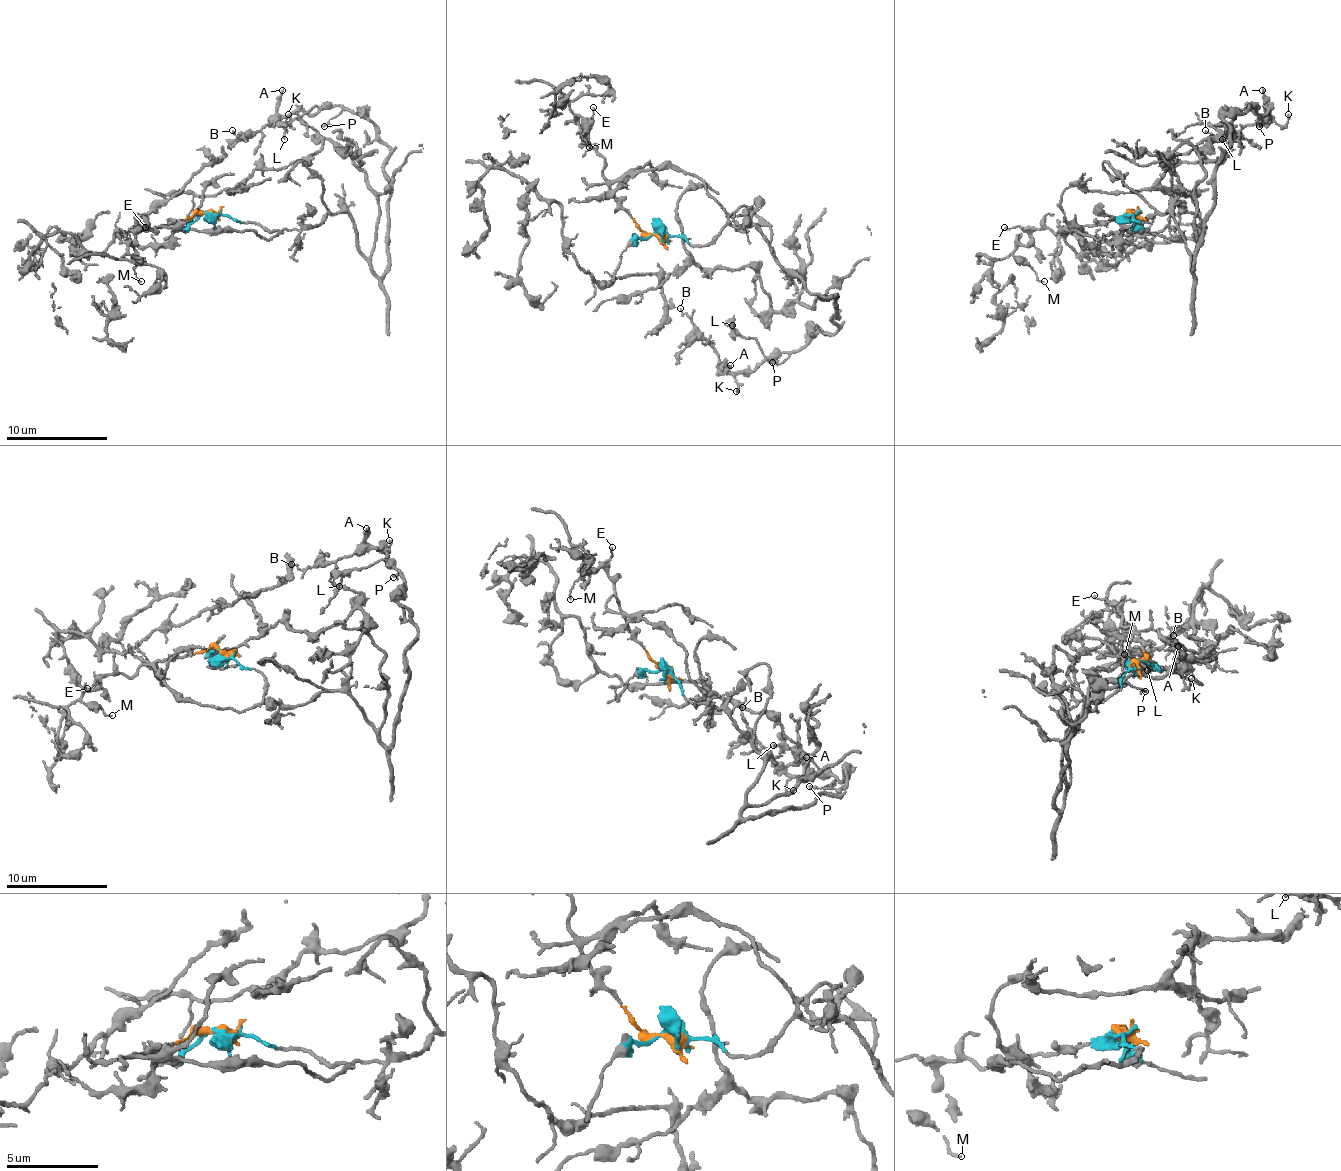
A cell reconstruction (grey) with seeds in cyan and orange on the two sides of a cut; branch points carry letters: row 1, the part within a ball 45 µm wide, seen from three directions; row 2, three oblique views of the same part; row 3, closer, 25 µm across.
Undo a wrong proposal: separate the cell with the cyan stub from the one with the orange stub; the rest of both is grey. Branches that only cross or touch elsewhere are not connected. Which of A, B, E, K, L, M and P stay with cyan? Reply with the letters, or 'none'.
A, B, K, L, P

